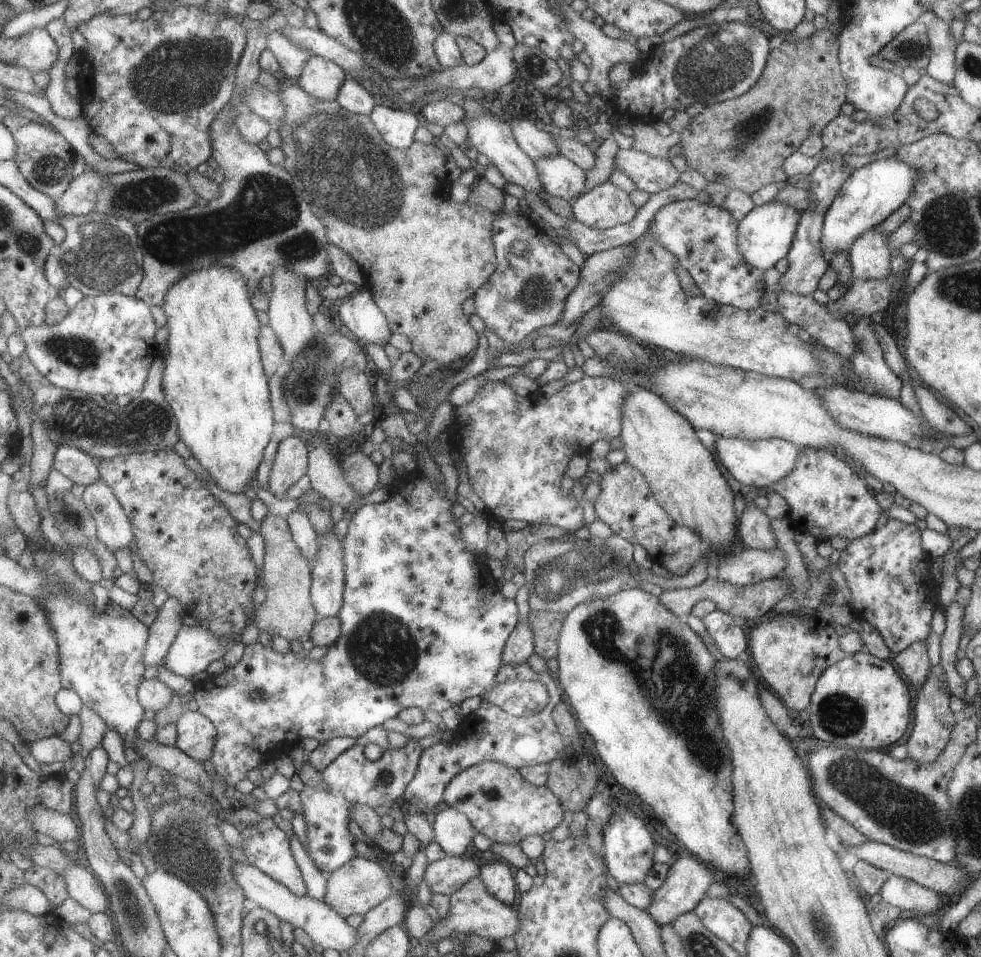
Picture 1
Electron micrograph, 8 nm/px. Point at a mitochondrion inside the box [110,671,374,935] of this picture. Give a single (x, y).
(185, 842)

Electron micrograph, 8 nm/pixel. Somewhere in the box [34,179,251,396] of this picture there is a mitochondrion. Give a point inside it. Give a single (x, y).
(103, 256)

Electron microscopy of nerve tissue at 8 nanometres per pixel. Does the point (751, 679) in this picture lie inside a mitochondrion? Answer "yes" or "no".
no

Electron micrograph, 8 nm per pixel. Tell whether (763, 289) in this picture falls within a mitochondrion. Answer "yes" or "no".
no

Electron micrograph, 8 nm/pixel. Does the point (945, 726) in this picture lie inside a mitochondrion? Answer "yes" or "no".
no

